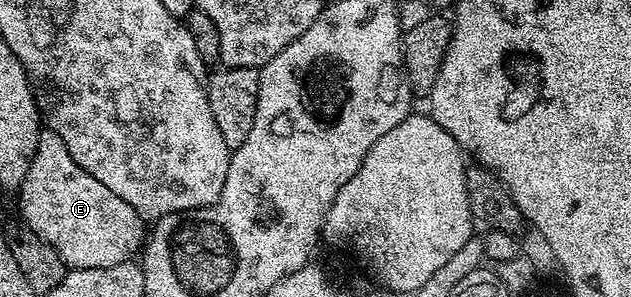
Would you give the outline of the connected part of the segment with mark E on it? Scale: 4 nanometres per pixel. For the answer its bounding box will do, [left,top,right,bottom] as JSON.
[16,129,148,269]

